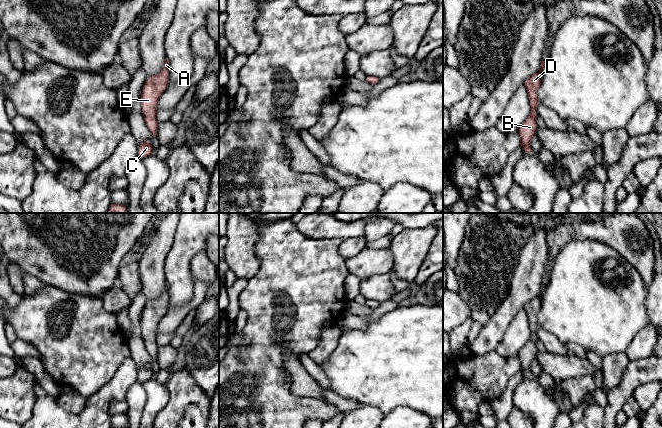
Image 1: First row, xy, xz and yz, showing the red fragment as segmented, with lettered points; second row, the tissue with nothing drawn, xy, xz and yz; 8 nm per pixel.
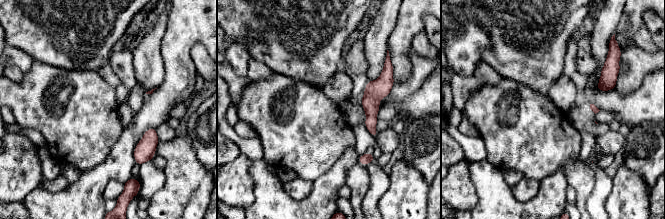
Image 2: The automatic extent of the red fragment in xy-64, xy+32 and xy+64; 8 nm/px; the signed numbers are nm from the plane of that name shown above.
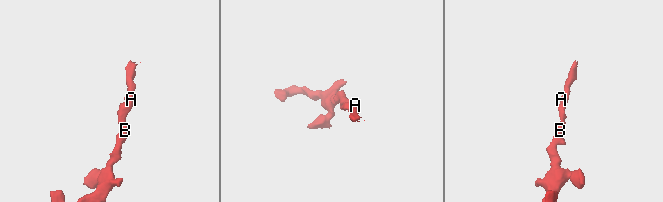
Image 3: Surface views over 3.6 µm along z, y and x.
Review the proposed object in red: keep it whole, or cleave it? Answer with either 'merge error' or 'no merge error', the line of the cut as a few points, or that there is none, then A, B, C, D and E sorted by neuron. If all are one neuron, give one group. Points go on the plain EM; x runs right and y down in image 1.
no merge error | no cut | A B C D E

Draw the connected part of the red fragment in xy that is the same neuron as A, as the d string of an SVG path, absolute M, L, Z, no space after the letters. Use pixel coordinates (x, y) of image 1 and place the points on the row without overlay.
M166 281L162 295L153 300L147 300L141 316L141 335L145 348L153 361L157 362L159 346L156 343L158 325L169 309L169 284Z

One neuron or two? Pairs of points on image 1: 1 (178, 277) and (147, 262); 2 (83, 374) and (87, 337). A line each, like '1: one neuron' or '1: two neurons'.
1: two neurons
2: one neuron

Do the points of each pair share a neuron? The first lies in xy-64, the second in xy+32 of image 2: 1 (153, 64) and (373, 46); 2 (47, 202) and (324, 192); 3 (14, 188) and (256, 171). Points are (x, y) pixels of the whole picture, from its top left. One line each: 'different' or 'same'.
1: same
2: same
3: different

